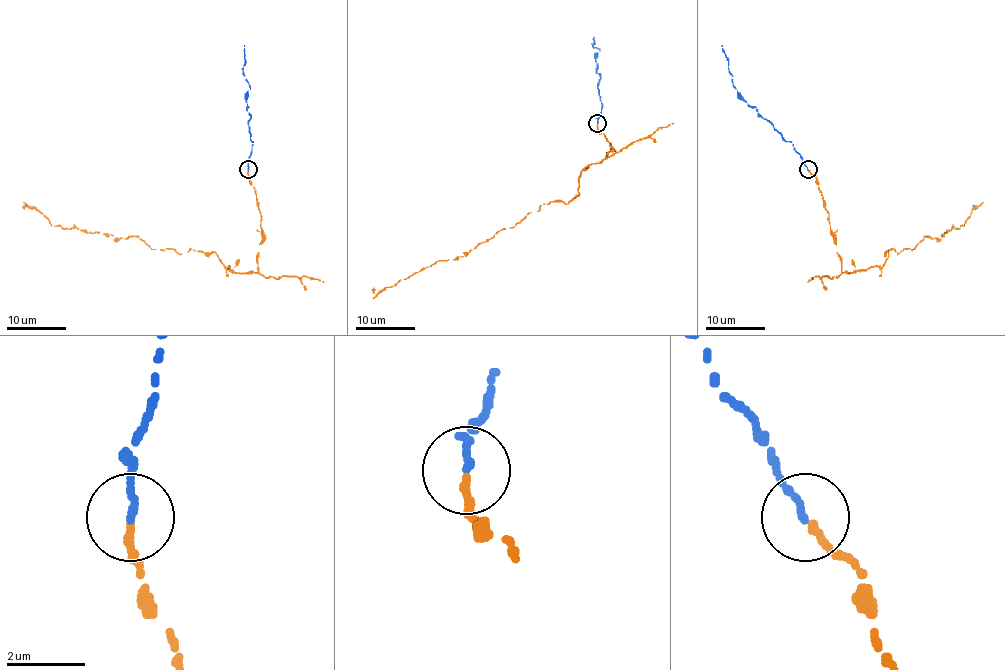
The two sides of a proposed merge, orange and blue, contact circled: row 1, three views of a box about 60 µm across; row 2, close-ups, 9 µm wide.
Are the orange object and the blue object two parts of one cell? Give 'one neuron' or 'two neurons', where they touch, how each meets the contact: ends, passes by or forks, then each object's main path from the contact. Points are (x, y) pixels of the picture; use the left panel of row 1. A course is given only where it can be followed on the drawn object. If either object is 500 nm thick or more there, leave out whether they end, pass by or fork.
one neuron; place (248, 169); orange ends; blue ends; course orange (247, 170), (262, 234), (249, 273), (215, 252), (51, 226), (24, 205); course blue (247, 169), (252, 144), (247, 124), (250, 114), (246, 108), (246, 93), (250, 87), (243, 74), (244, 45)

